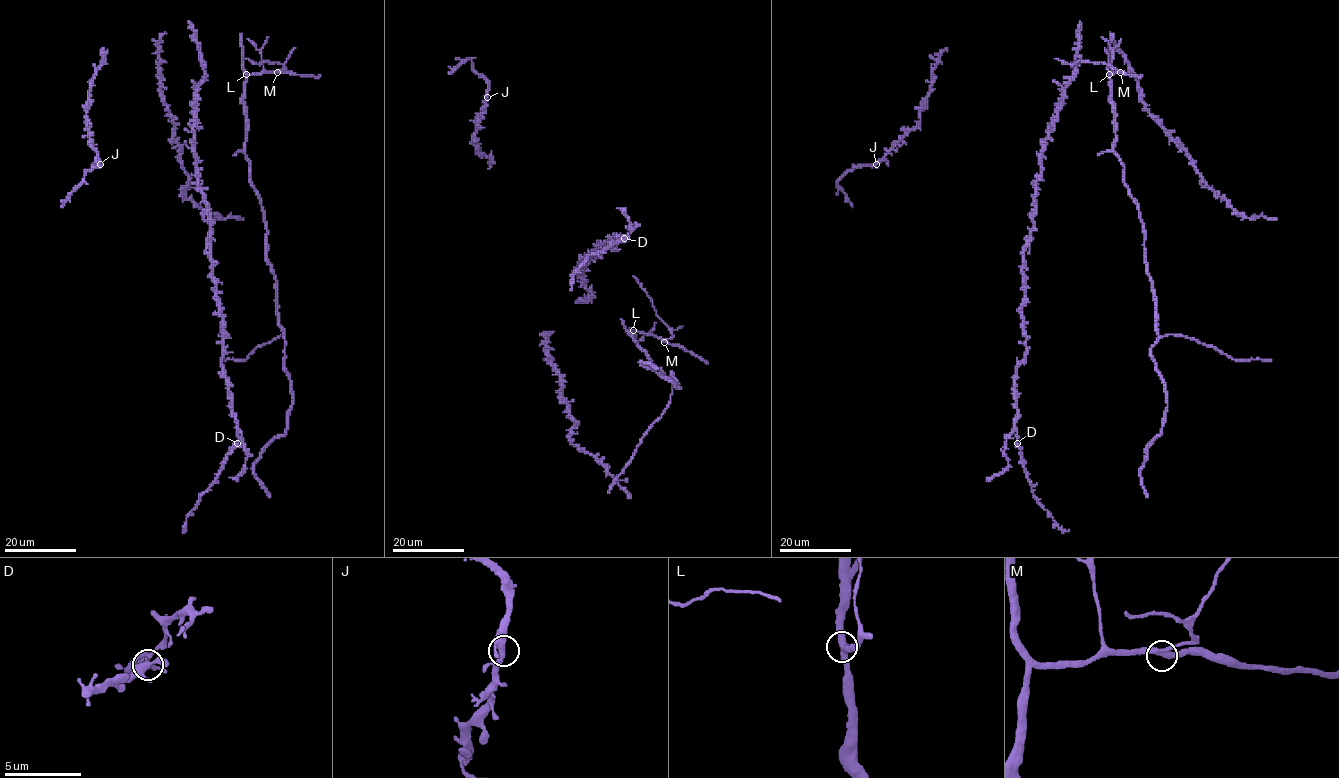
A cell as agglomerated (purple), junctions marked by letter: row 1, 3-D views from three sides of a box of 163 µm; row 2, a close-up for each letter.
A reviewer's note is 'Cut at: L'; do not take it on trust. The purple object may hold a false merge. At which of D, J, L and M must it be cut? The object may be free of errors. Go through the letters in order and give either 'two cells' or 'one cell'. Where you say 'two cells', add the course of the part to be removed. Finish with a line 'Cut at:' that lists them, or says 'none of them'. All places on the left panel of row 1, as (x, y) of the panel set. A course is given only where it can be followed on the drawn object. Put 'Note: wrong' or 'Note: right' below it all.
D: one cell
J: one cell
L: one cell
M: one cell
Cut at: none of them
Note: wrong

